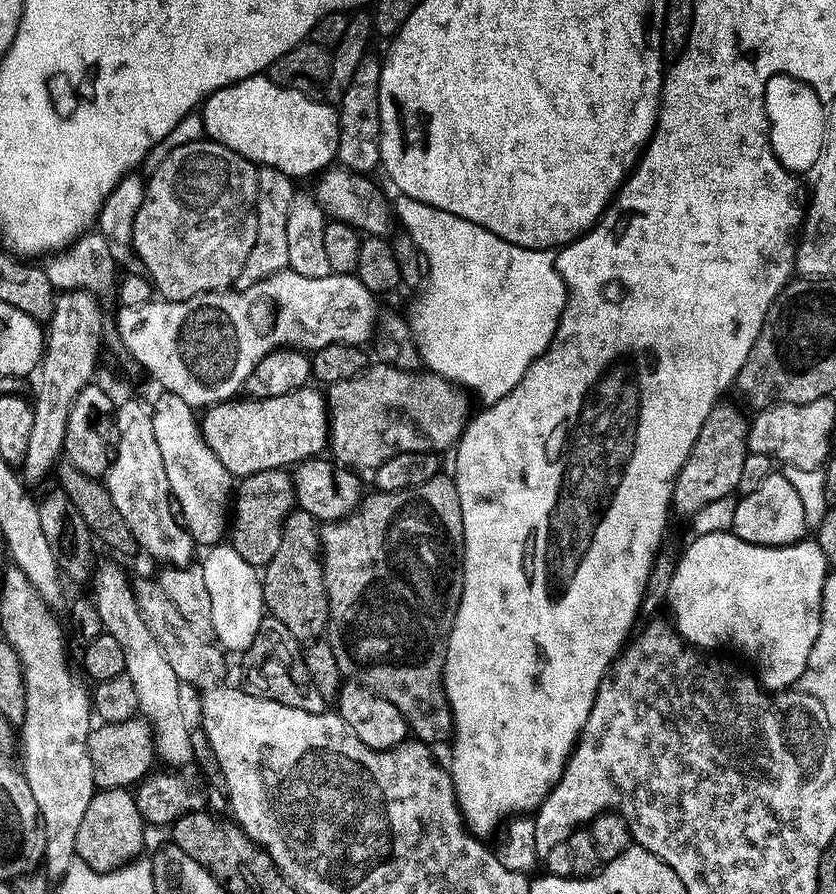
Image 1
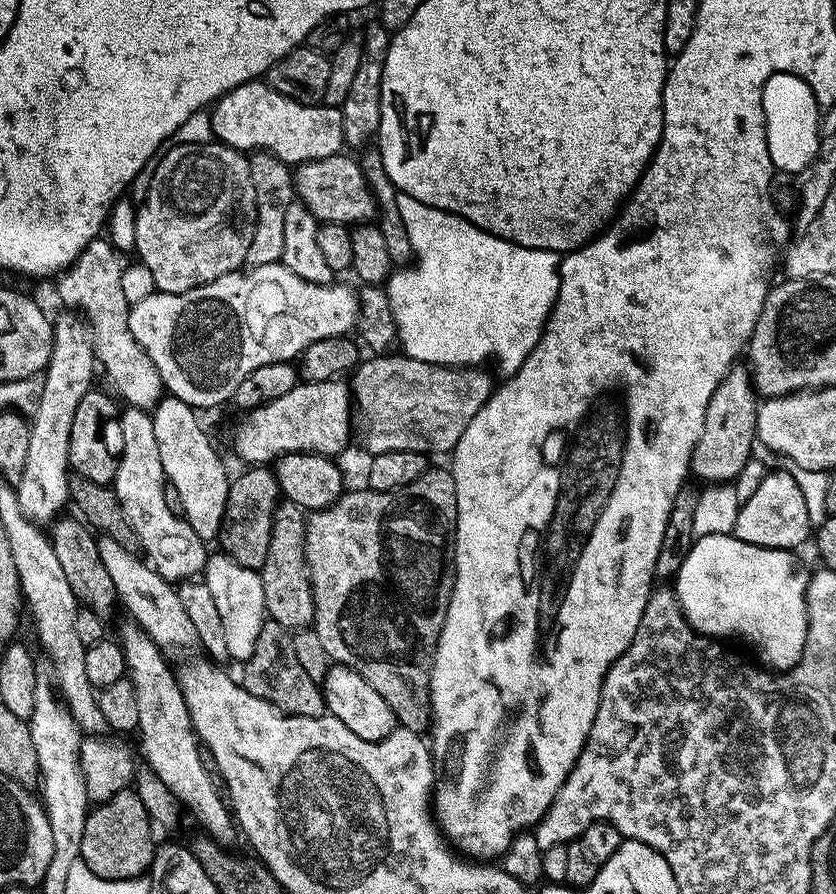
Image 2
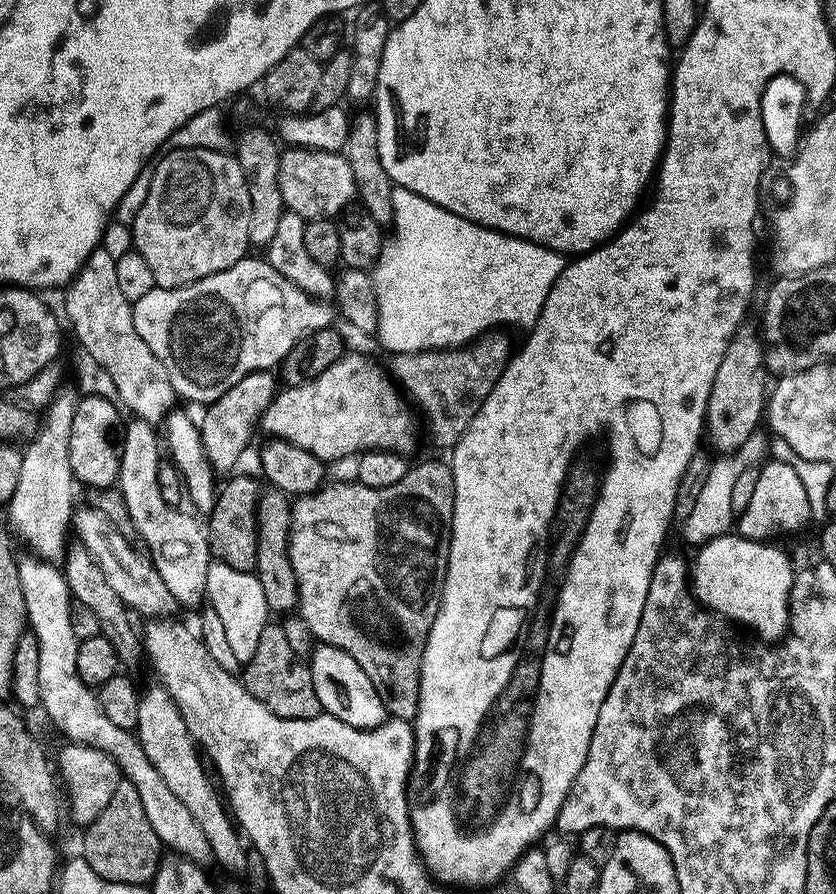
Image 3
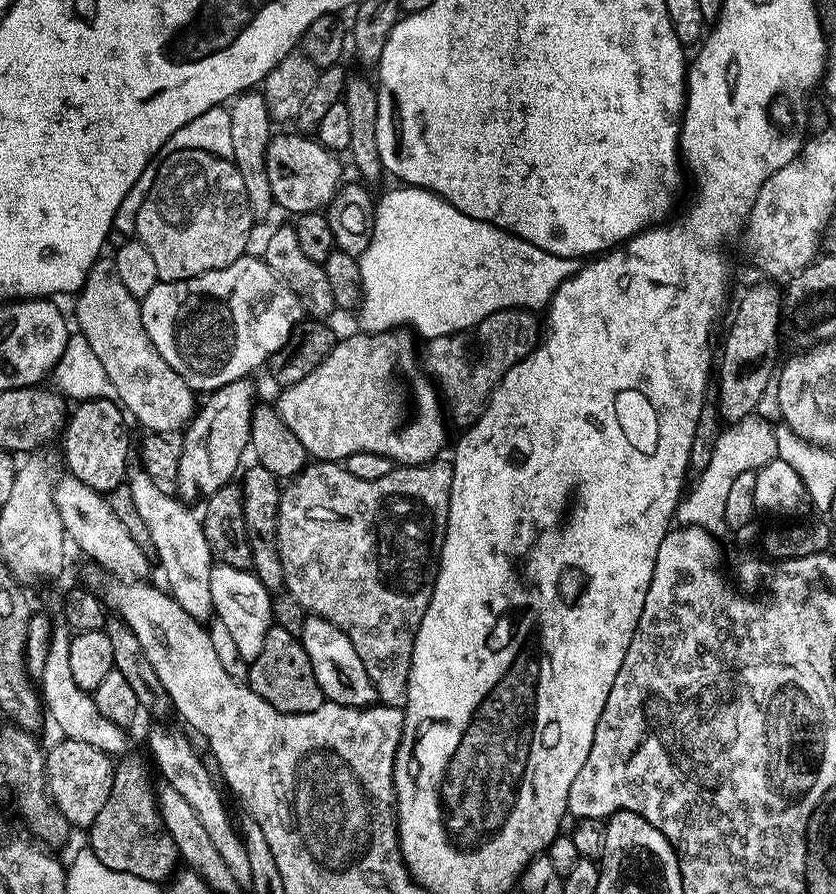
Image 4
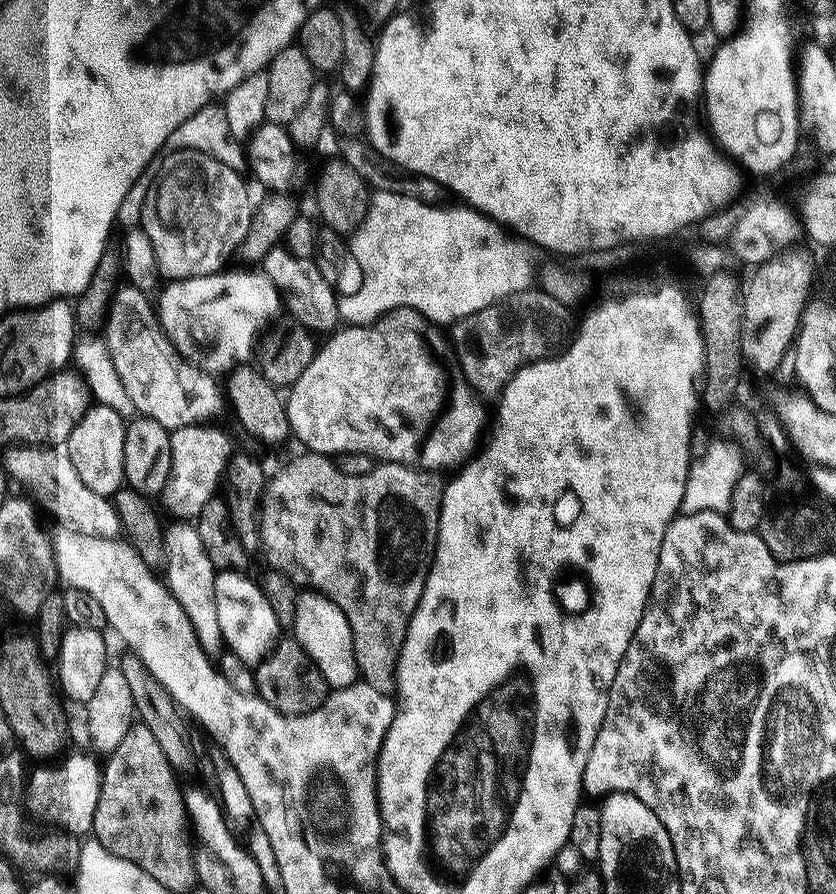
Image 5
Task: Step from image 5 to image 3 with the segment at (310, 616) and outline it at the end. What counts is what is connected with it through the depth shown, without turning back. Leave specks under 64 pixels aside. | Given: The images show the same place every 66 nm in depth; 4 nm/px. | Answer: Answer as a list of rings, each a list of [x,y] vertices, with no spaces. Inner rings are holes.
[[[321,643],[313,647],[310,653],[310,667],[314,678],[314,694],[318,694],[320,707],[327,715],[367,729],[384,723],[386,713],[374,682],[346,650],[334,644]]]

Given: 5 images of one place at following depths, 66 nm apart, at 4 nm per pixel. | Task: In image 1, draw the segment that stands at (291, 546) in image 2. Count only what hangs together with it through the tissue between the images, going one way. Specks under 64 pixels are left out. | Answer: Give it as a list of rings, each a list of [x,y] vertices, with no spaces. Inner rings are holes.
[[[294,510],[284,520],[284,536],[278,550],[274,550],[274,558],[262,568],[267,615],[278,618],[278,622],[282,622],[282,626],[286,626],[286,630],[301,642],[323,637],[328,628],[328,595],[320,534],[318,521],[309,512]]]

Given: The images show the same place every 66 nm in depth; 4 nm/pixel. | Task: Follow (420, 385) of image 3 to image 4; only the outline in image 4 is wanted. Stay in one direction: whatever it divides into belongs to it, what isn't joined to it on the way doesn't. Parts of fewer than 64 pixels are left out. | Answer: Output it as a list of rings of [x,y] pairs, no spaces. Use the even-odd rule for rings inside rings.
[[[526,308],[498,310],[471,329],[472,341],[461,352],[459,339],[456,338],[436,338],[429,343],[432,345],[428,348],[426,368],[434,377],[446,401],[447,415],[452,415],[454,423],[471,425],[473,419],[483,412],[484,405],[495,392],[500,379],[519,360],[527,360],[530,353],[536,351],[536,345],[542,340],[542,331],[540,332],[536,316],[535,311]]]

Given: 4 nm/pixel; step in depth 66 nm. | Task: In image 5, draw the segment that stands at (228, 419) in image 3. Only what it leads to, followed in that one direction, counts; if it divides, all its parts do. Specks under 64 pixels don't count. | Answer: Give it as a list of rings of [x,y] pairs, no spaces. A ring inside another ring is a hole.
[[[201,422],[199,424],[187,424],[175,429],[170,438],[170,478],[162,491],[165,508],[180,522],[192,522],[200,515],[202,506],[210,502],[217,495],[216,487],[222,484],[228,462],[234,455],[232,440],[220,428],[215,428],[215,423]]]

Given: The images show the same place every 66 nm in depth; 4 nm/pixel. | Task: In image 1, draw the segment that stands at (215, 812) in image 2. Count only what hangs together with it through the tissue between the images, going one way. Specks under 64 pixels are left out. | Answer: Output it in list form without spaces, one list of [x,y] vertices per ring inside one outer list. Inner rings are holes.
[[[97,563],[90,577],[91,584],[90,599],[98,606],[104,631],[116,639],[118,646],[122,646],[122,654],[126,654],[124,675],[130,678],[130,682],[134,682],[134,694],[138,694],[138,712],[151,727],[155,755],[159,759],[161,756],[168,766],[191,765],[194,760],[193,729],[188,728],[188,720],[184,717],[184,700],[180,697],[182,682],[178,674],[174,674],[166,654],[162,654],[158,638],[154,638],[150,626],[146,626],[142,618],[133,581],[128,581],[127,574],[118,565]]]

